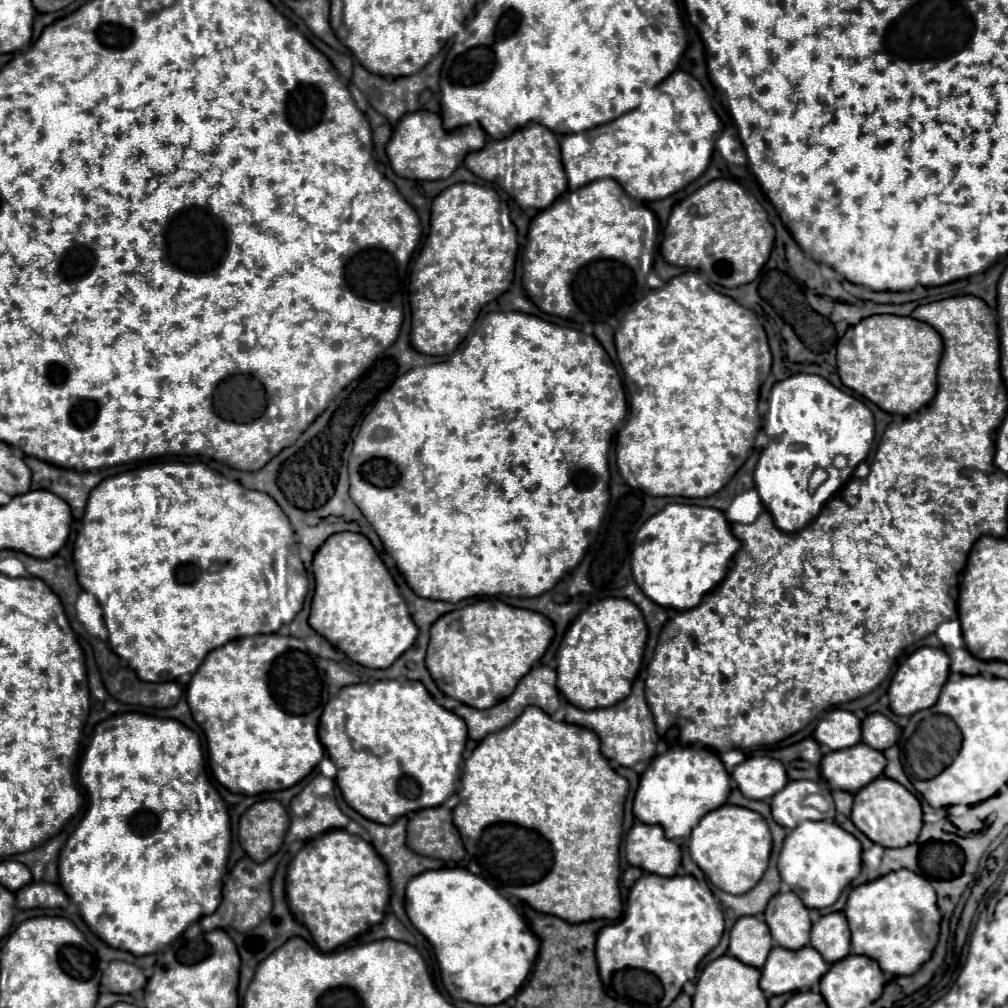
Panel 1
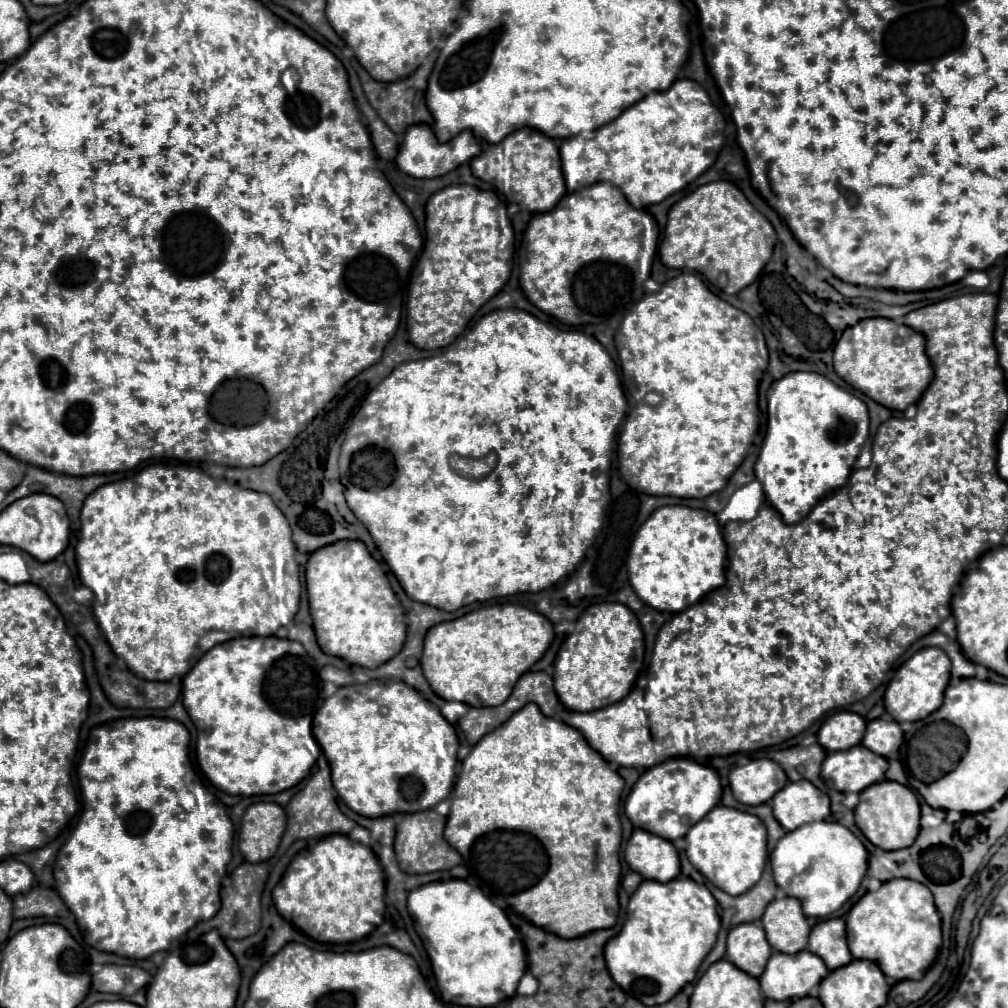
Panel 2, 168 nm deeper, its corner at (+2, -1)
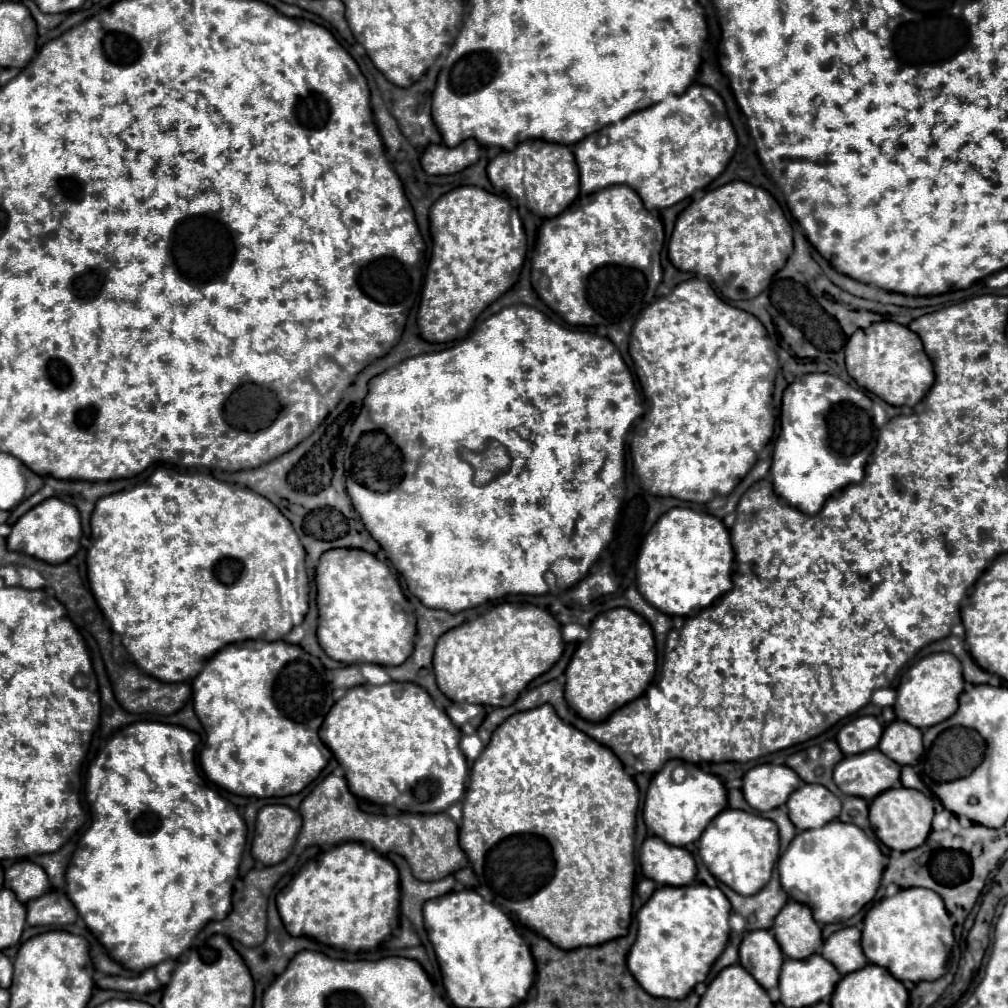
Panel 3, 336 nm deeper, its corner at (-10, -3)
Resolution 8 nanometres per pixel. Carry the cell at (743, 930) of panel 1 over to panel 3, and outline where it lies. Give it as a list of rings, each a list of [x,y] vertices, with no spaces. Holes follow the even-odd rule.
[[[767,929],[745,933],[739,945],[739,963],[755,977],[763,989],[771,989],[779,981],[783,951],[775,943],[775,935]]]

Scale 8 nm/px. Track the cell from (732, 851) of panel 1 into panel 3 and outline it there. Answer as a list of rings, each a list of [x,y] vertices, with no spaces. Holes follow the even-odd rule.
[[[725,809],[707,825],[707,831],[703,831],[699,855],[715,879],[729,885],[739,895],[755,895],[755,891],[761,891],[767,885],[779,859],[777,825],[755,813]]]

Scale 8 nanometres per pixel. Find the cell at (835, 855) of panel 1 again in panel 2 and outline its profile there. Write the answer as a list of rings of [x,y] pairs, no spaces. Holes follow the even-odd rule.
[[[817,821],[785,833],[771,853],[771,869],[775,883],[787,897],[795,897],[803,905],[807,917],[825,919],[845,901],[849,901],[867,871],[865,845],[837,821]]]

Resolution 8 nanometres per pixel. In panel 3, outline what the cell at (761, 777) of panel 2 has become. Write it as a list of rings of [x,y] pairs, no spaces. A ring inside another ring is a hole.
[[[763,763],[753,767],[743,777],[745,801],[757,811],[771,811],[781,807],[791,791],[801,785],[799,775],[785,765]]]

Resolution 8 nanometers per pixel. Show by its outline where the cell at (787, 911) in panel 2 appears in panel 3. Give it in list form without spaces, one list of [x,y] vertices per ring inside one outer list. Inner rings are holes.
[[[789,901],[779,911],[773,933],[781,951],[791,959],[807,959],[823,945],[821,927],[815,923],[811,909],[797,901]]]

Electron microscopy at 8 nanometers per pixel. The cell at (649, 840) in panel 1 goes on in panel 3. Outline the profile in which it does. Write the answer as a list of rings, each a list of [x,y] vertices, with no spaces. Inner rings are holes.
[[[651,835],[639,849],[639,863],[643,875],[659,885],[689,885],[695,879],[695,859],[687,849],[665,843]]]

